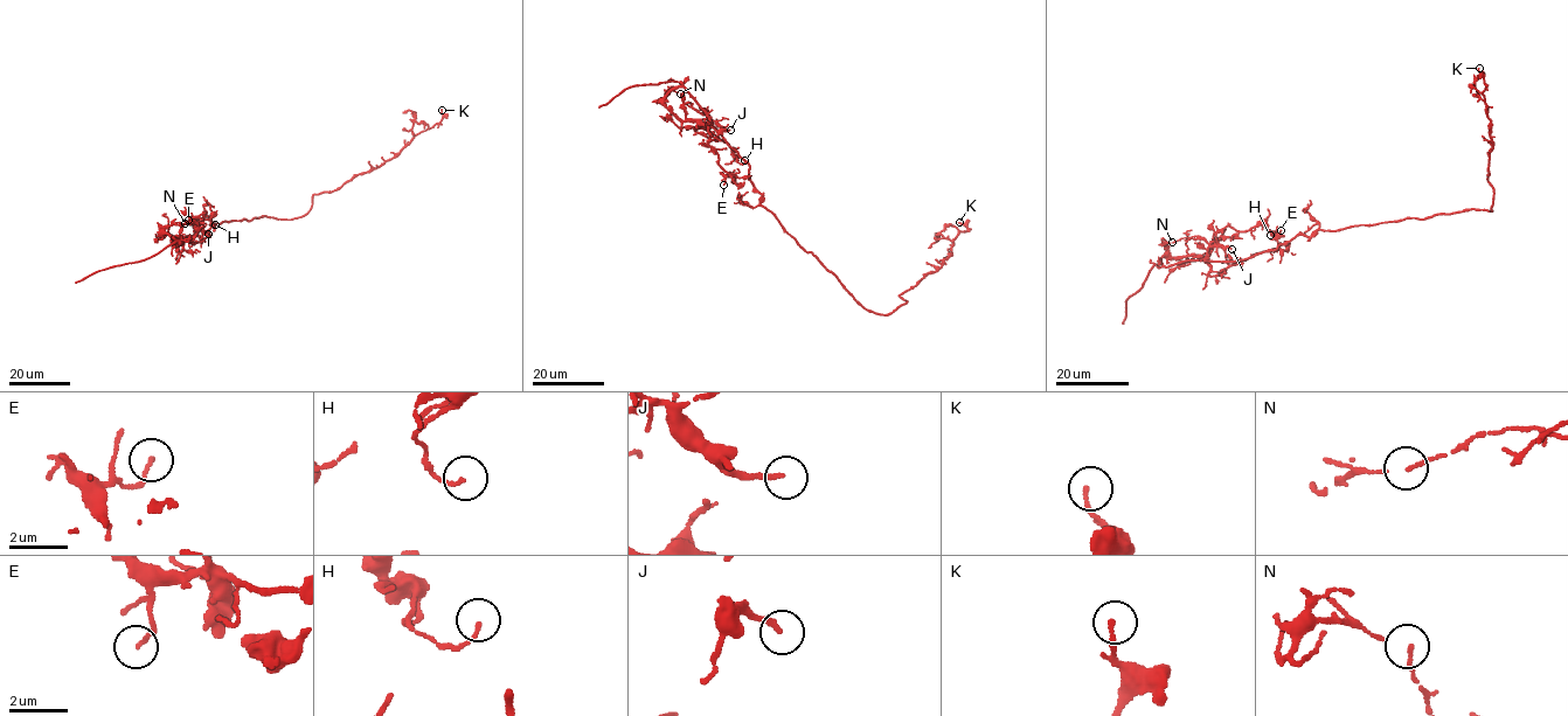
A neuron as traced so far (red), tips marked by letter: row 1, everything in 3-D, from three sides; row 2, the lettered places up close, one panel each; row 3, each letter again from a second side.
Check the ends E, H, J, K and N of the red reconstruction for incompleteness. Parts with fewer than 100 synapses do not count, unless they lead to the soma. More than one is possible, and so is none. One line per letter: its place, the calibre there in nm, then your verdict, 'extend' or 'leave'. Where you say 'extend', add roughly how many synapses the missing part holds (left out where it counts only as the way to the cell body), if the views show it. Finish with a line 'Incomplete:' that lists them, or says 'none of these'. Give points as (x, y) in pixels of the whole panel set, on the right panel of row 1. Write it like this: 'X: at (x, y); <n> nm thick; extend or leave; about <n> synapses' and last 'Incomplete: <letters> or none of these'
E: at (1281, 230); 110 nm thick; leave
H: at (1270, 235); 110 nm thick; leave
J: at (1232, 249); 180 nm thick; leave
K: at (1479, 68); 150 nm thick; leave
N: at (1172, 242); 70 nm thick; leave
Incomplete: none of these

